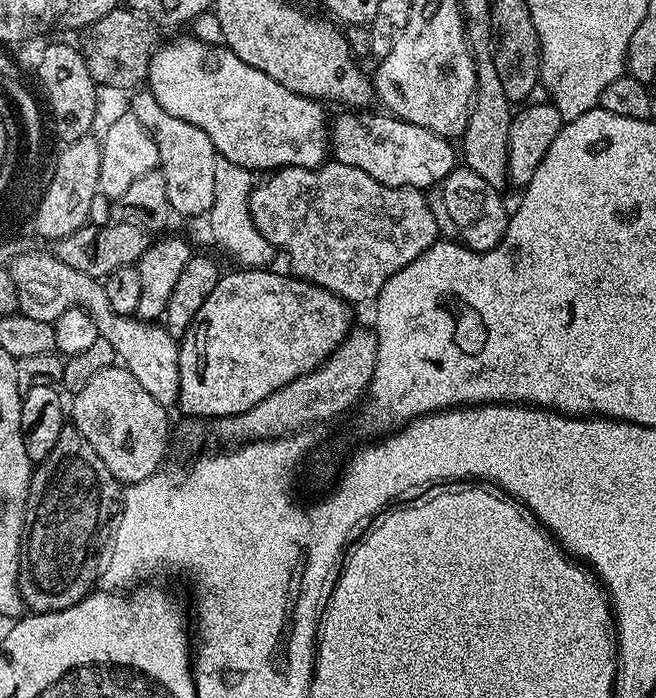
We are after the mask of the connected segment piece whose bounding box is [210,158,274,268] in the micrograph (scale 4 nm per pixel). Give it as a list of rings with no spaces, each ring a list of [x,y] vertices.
[[[220,158],[214,166],[214,206],[210,213],[212,236],[232,256],[241,260],[241,265],[250,268],[262,268],[271,265],[274,249],[255,228],[248,209],[248,199],[254,187],[251,171],[234,162]]]

